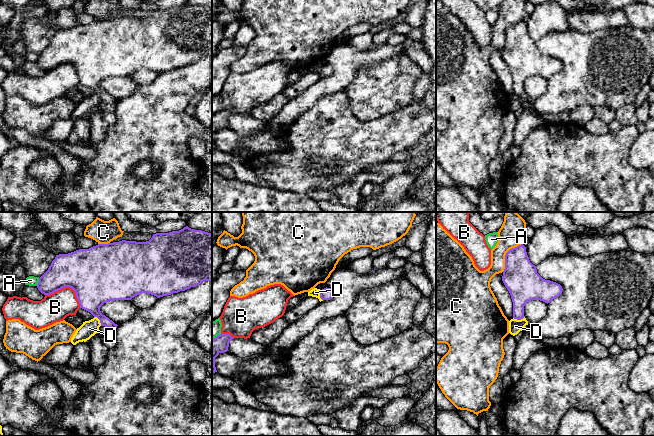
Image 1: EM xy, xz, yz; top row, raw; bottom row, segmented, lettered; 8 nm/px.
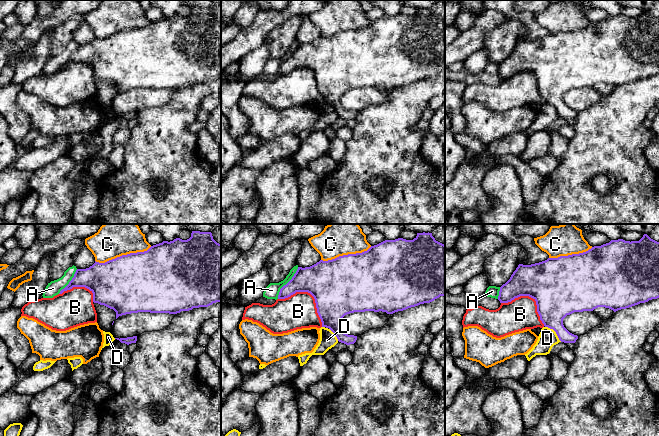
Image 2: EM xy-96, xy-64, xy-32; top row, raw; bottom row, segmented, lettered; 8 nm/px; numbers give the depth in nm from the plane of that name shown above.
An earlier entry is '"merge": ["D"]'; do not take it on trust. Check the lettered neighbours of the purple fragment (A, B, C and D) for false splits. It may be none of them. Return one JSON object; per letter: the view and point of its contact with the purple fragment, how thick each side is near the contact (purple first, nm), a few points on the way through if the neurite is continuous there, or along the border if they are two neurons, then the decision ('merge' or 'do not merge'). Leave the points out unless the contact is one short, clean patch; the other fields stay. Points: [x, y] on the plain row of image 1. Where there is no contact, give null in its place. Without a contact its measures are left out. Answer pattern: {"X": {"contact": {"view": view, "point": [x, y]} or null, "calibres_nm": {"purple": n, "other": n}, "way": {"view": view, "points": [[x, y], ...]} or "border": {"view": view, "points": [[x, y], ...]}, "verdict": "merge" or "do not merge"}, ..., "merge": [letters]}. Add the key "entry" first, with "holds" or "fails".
{"entry": "fails", "A": {"contact": {"view": "xy", "point": [38, 58]}, "calibres_nm": {"purple": 280, "other": 80}, "verdict": "do not merge"}, "B": {"contact": {"view": "xy", "point": [68, 62]}, "calibres_nm": {"purple": 440, "other": 220}, "verdict": "do not merge"}, "C": {"contact": {"view": "yz", "point": [506, 30]}, "calibres_nm": {"purple": 280, "other": 190}, "verdict": "do not merge"}, "D": {"contact": {"view": "yz", "point": [518, 95]}, "calibres_nm": {"purple": 220, "other": 110}, "border": {"view": "yz", "points": [[524, 92], [520, 95], [513, 94]]}, "verdict": "do not merge"}, "merge": []}

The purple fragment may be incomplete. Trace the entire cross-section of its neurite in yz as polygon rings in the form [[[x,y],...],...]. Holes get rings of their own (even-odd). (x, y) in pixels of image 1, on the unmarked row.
[[[523,20],[506,29],[502,57],[511,71],[513,94],[517,96],[525,93],[524,82],[527,78],[540,76],[548,80],[563,66],[560,60],[545,56],[537,49]]]

